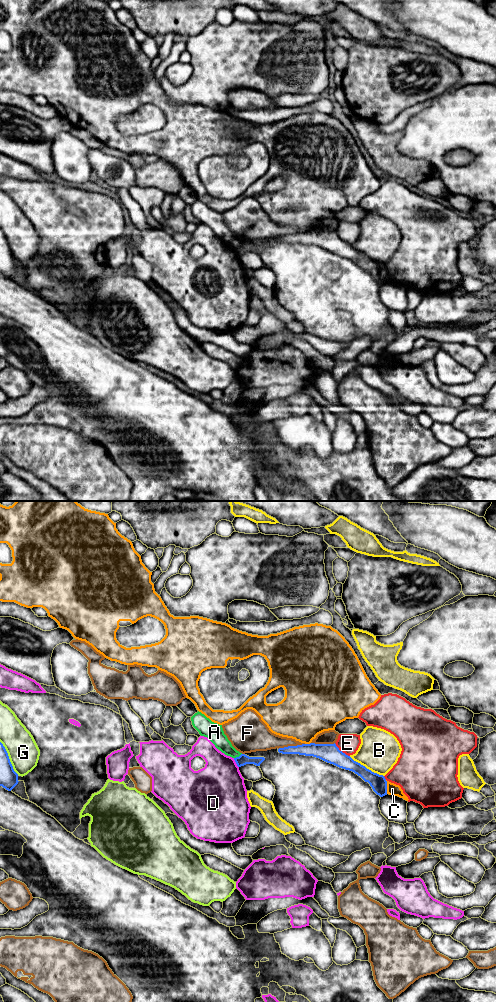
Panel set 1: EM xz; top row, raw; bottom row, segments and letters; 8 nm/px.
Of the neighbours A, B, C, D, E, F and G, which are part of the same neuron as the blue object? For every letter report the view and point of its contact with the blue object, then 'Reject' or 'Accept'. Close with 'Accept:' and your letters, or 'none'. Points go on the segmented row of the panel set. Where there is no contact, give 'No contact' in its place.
A: Touches blue at xz (237, 757). Reject
B: Touches blue at xz (365, 767). Reject
C: Touches blue at xz (386, 787). Reject
D: Touches blue at xz (236, 763). Reject
E: Touches blue at xz (341, 751). Reject
F: Touches blue at xz (291, 746). Reject
G: Touches blue at xz (8, 758). Reject
Accept: none

